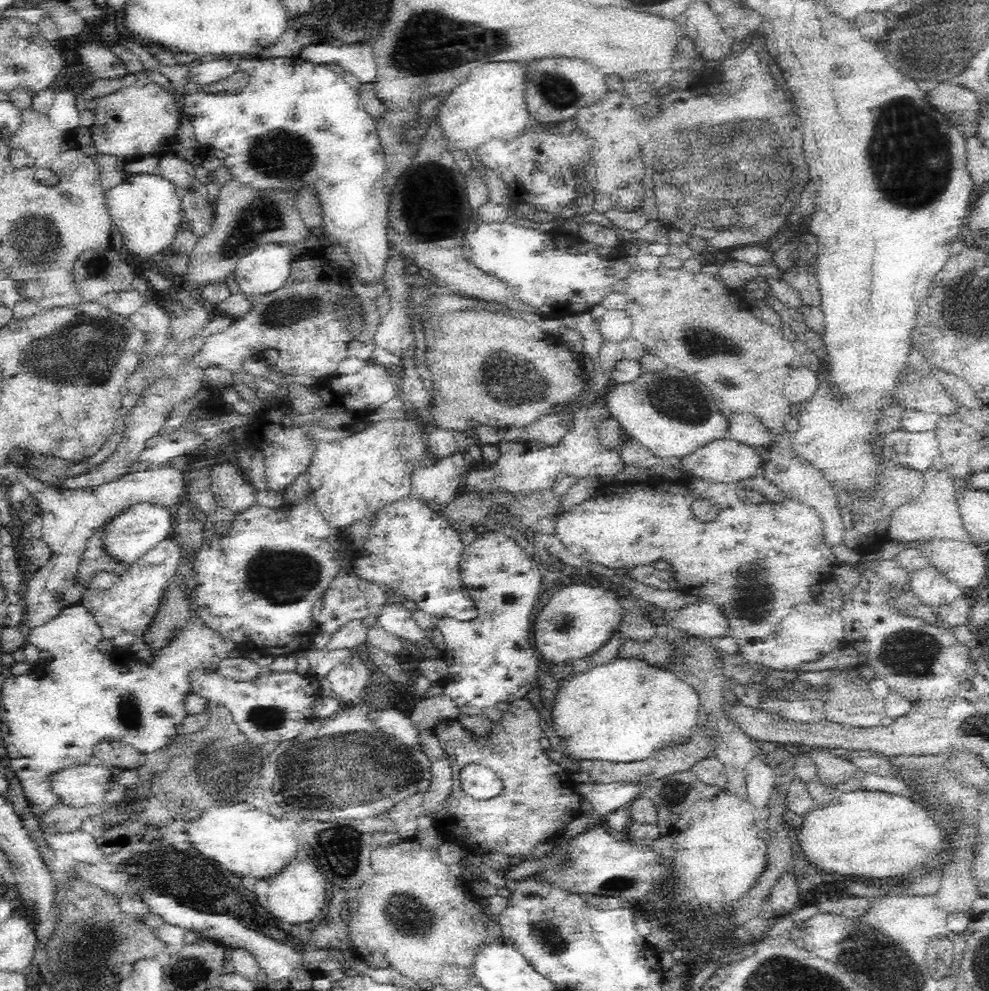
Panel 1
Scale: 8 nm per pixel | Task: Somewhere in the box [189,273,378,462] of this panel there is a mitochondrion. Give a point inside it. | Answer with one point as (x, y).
(285, 313)

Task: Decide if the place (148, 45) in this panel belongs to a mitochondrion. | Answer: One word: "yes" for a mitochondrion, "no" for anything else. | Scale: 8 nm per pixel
no

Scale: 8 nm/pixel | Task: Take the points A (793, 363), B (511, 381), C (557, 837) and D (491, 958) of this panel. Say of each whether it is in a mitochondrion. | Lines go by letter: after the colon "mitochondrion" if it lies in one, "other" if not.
A: other
B: mitochondrion
C: other
D: other

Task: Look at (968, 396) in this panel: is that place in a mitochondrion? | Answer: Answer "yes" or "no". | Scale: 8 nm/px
no

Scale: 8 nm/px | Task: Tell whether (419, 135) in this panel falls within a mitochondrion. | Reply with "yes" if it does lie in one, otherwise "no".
no

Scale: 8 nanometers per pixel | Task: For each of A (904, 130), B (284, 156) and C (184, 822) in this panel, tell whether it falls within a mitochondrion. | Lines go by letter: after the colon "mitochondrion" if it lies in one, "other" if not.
A: mitochondrion
B: mitochondrion
C: other

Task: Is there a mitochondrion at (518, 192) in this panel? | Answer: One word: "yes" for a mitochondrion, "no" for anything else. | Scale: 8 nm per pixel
no

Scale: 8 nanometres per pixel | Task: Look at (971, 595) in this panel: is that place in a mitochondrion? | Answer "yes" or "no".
no

